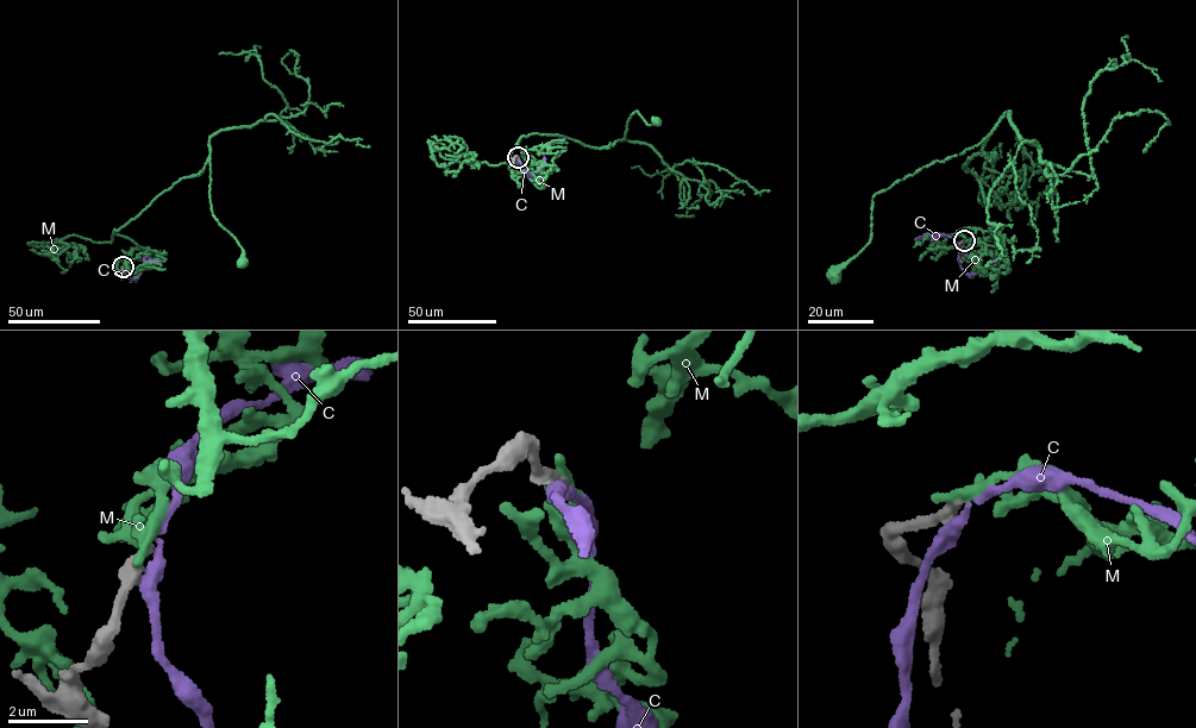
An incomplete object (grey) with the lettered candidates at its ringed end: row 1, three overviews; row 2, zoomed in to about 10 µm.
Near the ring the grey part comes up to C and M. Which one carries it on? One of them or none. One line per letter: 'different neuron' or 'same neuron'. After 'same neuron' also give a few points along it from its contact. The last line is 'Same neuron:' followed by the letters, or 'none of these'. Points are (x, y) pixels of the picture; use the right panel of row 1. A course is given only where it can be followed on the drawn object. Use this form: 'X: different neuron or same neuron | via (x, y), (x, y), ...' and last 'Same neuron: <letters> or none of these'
C: different neuron
M: different neuron
Same neuron: none of these

